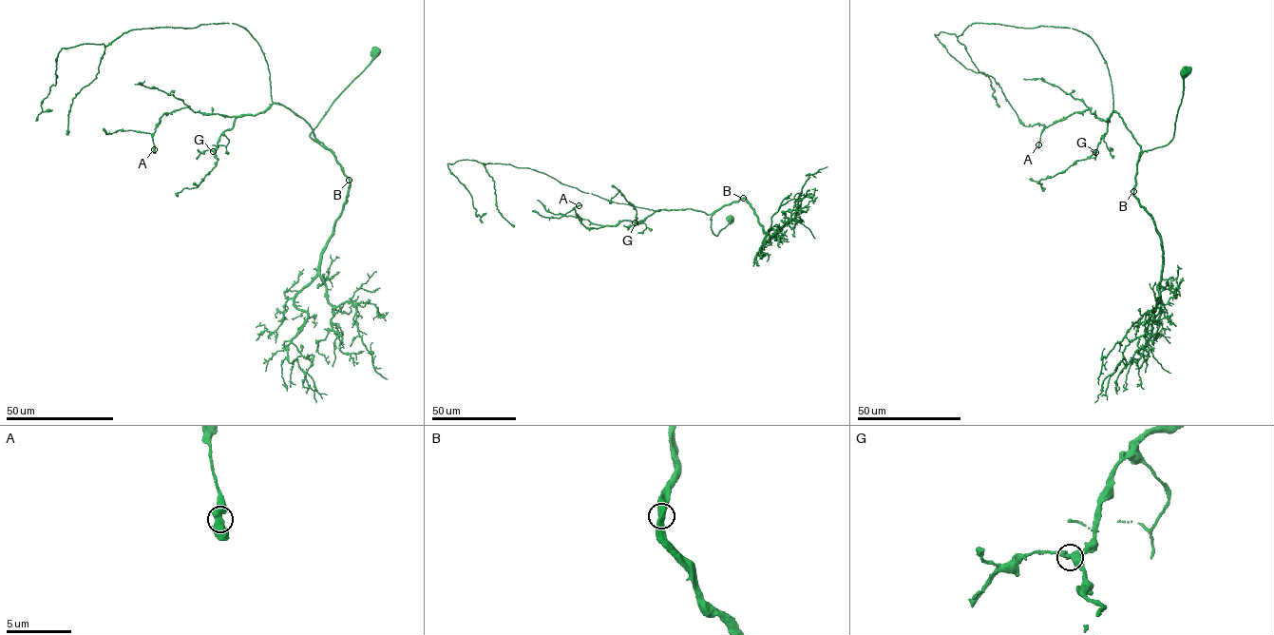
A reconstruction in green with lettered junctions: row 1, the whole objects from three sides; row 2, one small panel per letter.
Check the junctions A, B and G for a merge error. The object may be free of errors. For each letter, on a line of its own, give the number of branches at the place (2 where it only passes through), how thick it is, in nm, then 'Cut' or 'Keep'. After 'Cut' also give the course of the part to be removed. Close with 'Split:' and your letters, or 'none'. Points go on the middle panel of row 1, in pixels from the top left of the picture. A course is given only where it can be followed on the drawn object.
A: Branches: 2. Thickness 480 nm. Keep
B: Branches: 2. Thickness 480 nm. Keep
G: Branches: 2. Thickness 460 nm. Keep
Split: none

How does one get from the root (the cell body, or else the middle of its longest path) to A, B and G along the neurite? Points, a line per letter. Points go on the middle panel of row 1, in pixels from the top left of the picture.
A: (731, 219), (716, 236), (716, 210), (692, 209), (589, 228), (579, 205)
B: (731, 219), (715, 236), (711, 227), (711, 216), (743, 198)
G: (731, 219), (716, 236), (711, 217), (716, 210), (710, 215), (692, 209), (659, 209), (635, 222)

